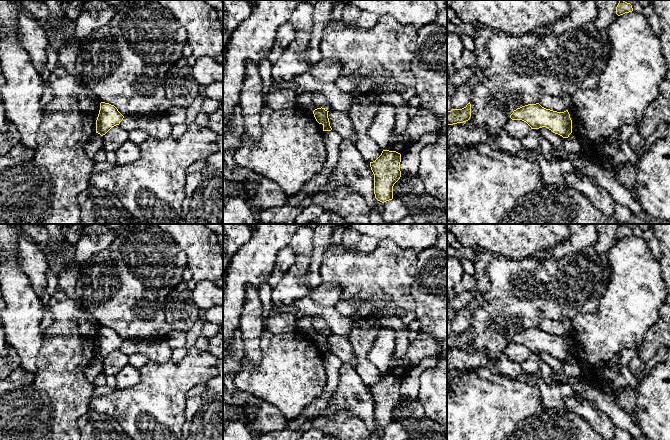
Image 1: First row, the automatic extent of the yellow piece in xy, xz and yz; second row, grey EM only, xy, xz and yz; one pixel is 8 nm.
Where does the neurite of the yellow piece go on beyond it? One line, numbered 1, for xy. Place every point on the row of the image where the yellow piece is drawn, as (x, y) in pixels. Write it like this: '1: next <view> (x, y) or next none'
1: next none

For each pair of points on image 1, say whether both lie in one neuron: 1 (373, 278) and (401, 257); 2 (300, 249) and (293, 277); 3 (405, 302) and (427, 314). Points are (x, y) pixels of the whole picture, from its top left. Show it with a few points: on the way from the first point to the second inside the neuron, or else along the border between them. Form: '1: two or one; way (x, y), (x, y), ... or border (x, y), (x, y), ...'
1: one; way (380, 274), (386, 272), (394, 264)
2: one; way (300, 256), (300, 267), (298, 270)
3: two; border (411, 284), (411, 295), (415, 303), (414, 310)

